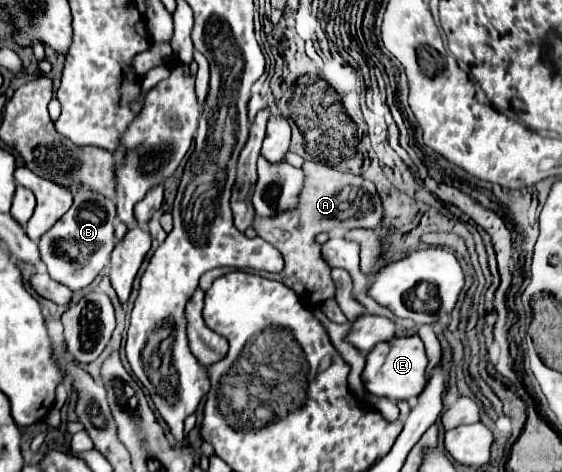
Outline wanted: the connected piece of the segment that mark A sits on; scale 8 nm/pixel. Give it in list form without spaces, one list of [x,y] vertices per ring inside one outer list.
[[[304,161],[304,187],[300,195],[300,203],[294,211],[284,211],[282,215],[272,217],[254,217],[254,231],[268,243],[272,243],[284,257],[284,269],[280,273],[262,273],[264,277],[272,277],[282,281],[286,287],[296,291],[302,303],[310,309],[316,309],[322,301],[334,297],[334,283],[330,279],[330,267],[324,263],[321,245],[314,241],[316,233],[330,229],[376,229],[382,219],[382,203],[376,193],[374,183],[362,179],[360,175],[342,173],[318,161]]]

